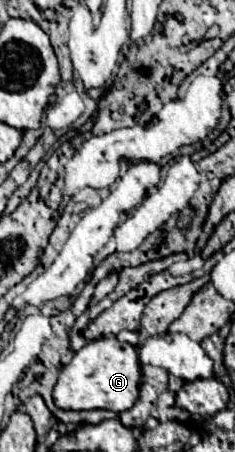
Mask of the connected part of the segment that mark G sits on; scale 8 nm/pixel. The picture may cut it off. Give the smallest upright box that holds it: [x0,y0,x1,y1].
[53,337,141,411]

